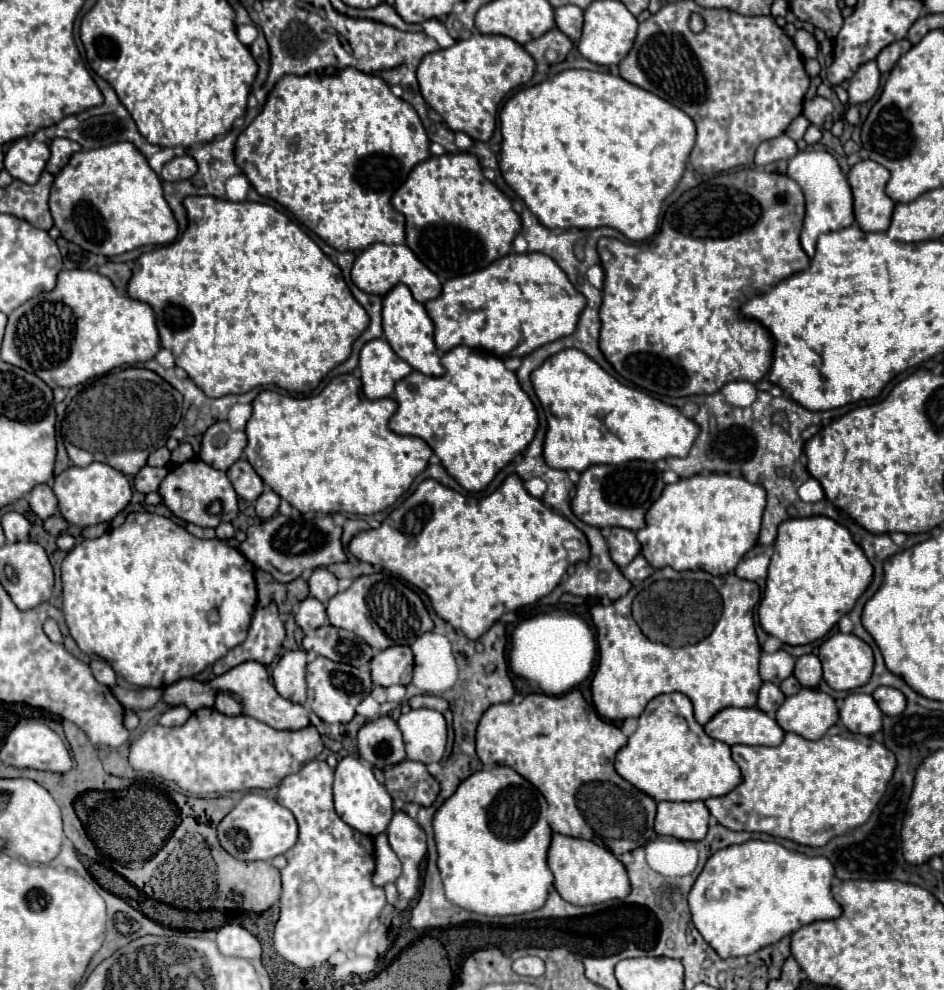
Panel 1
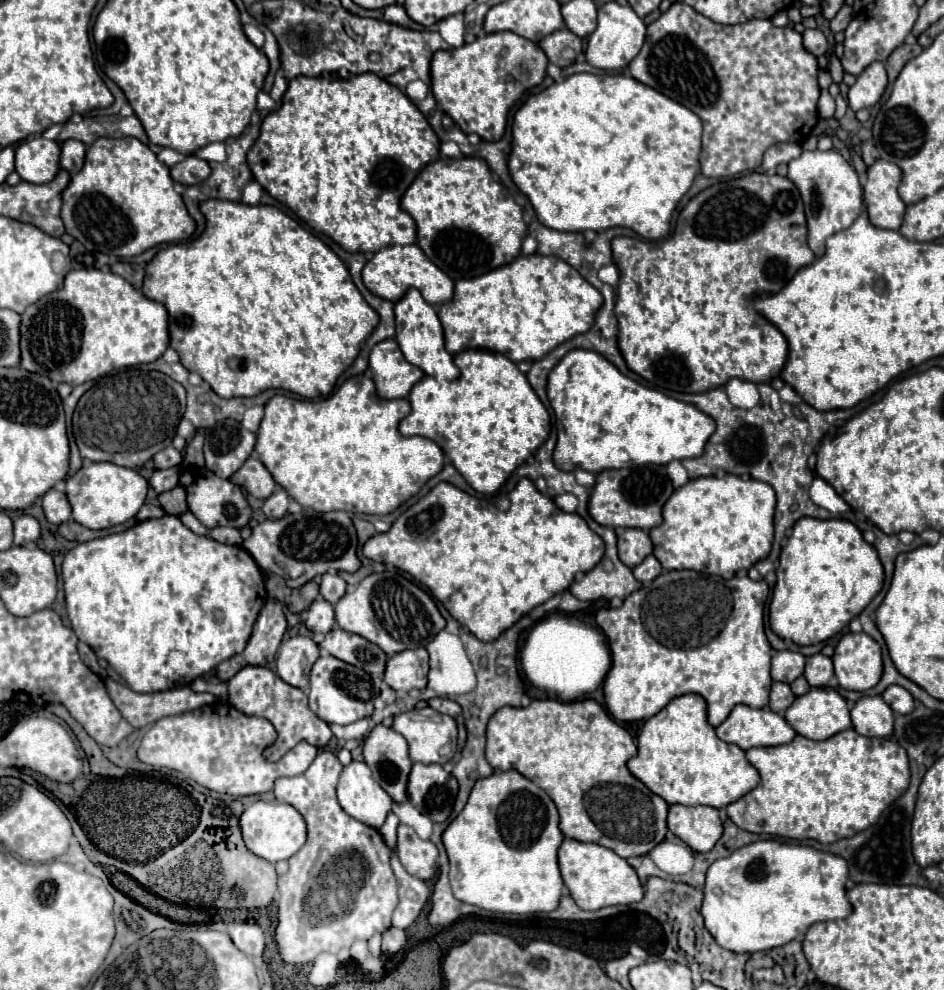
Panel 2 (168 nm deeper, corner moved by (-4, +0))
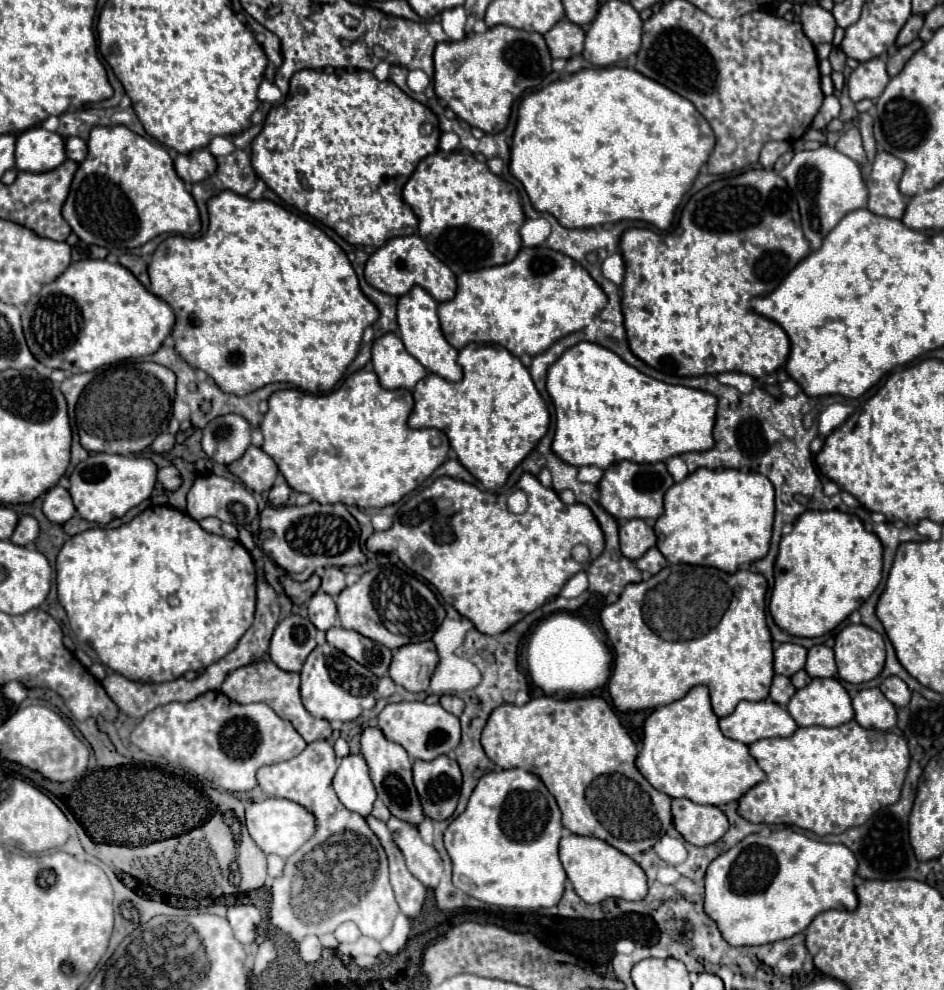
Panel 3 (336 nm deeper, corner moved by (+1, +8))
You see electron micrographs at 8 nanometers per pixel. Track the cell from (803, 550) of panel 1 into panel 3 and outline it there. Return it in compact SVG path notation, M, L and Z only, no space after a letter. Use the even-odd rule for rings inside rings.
M839 510L805 512L797 518L793 530L781 538L779 554L775 560L775 586L771 592L769 612L775 624L793 636L823 636L835 630L845 618L849 618L851 612L859 610L859 606L873 594L881 582L881 566L881 540L873 532L867 532L855 514L845 514Z

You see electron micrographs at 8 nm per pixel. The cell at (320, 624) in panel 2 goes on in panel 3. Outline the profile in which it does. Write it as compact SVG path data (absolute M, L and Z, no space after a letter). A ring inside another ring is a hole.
M323 590L315 592L315 596L309 600L309 620L315 624L317 630L323 630L323 632L337 624L335 600L327 596Z

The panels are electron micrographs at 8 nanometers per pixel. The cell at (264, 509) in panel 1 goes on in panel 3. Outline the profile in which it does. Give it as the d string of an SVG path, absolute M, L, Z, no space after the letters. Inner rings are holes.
M275 484L269 490L269 502L273 506L285 506L289 502L289 496L291 496L291 488L287 484Z

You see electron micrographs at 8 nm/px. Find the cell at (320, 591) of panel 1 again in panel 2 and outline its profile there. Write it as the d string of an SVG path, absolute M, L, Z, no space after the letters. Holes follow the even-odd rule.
M326 572L320 580L320 596L330 604L336 604L346 594L346 582L336 572Z

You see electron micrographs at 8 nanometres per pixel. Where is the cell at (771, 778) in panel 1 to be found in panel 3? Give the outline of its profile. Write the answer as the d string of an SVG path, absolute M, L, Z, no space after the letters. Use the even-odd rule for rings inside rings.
M855 720L835 728L825 726L797 728L797 732L787 738L757 740L749 746L749 750L751 756L767 774L767 782L757 784L739 800L739 814L749 822L793 824L803 830L811 830L819 836L839 834L845 828L861 826L881 806L895 804L899 800L901 786L909 768L909 748L905 738L893 732L863 728Z

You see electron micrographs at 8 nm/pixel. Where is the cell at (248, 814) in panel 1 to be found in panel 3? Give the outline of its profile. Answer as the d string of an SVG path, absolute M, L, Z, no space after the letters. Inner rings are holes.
M267 798L247 804L247 828L251 838L265 854L289 858L315 834L315 816L297 802L285 798Z

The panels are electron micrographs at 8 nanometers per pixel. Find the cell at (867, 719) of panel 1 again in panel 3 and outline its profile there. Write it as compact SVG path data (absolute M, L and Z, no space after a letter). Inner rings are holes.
M879 688L861 690L853 698L853 710L855 710L855 720L863 728L889 730L897 724L897 710L883 696L883 692Z

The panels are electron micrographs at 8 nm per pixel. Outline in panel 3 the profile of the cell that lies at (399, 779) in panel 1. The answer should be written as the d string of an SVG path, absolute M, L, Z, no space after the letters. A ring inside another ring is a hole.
M449 756L431 762L413 762L413 780L419 792L423 812L431 820L447 820L453 816L461 792L461 770Z

